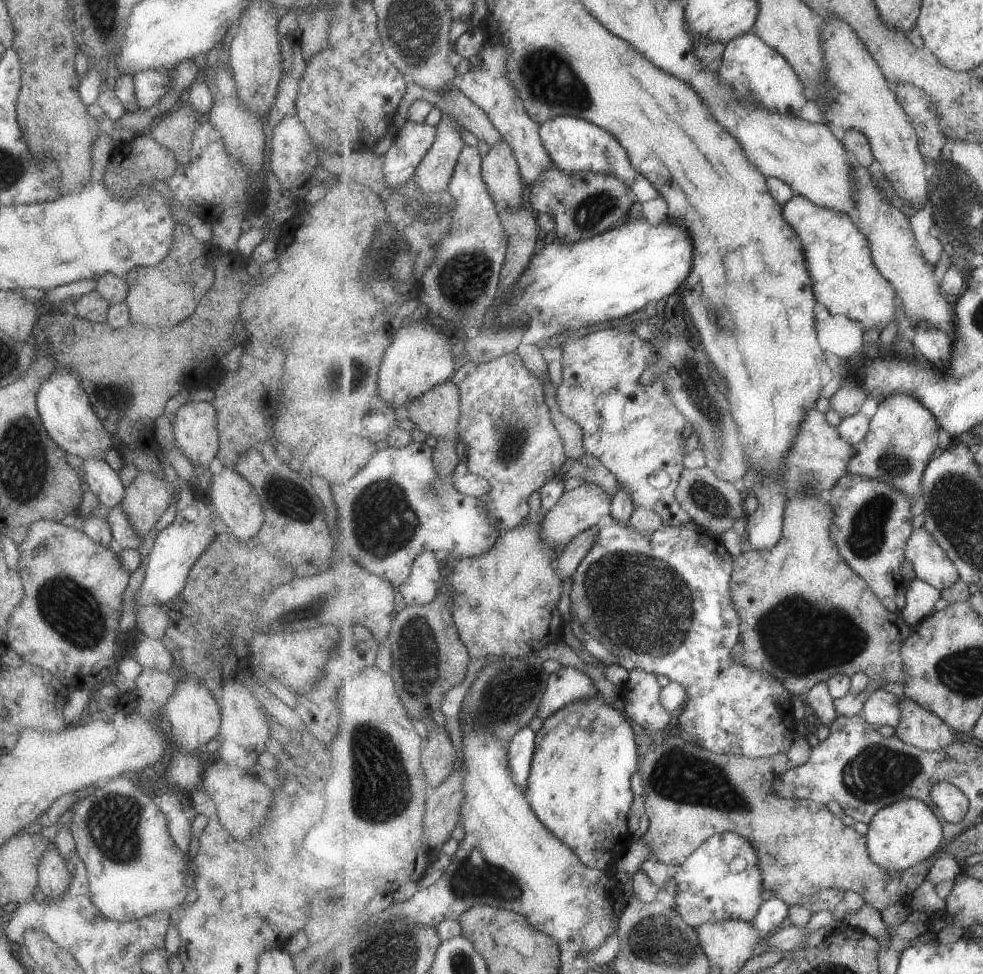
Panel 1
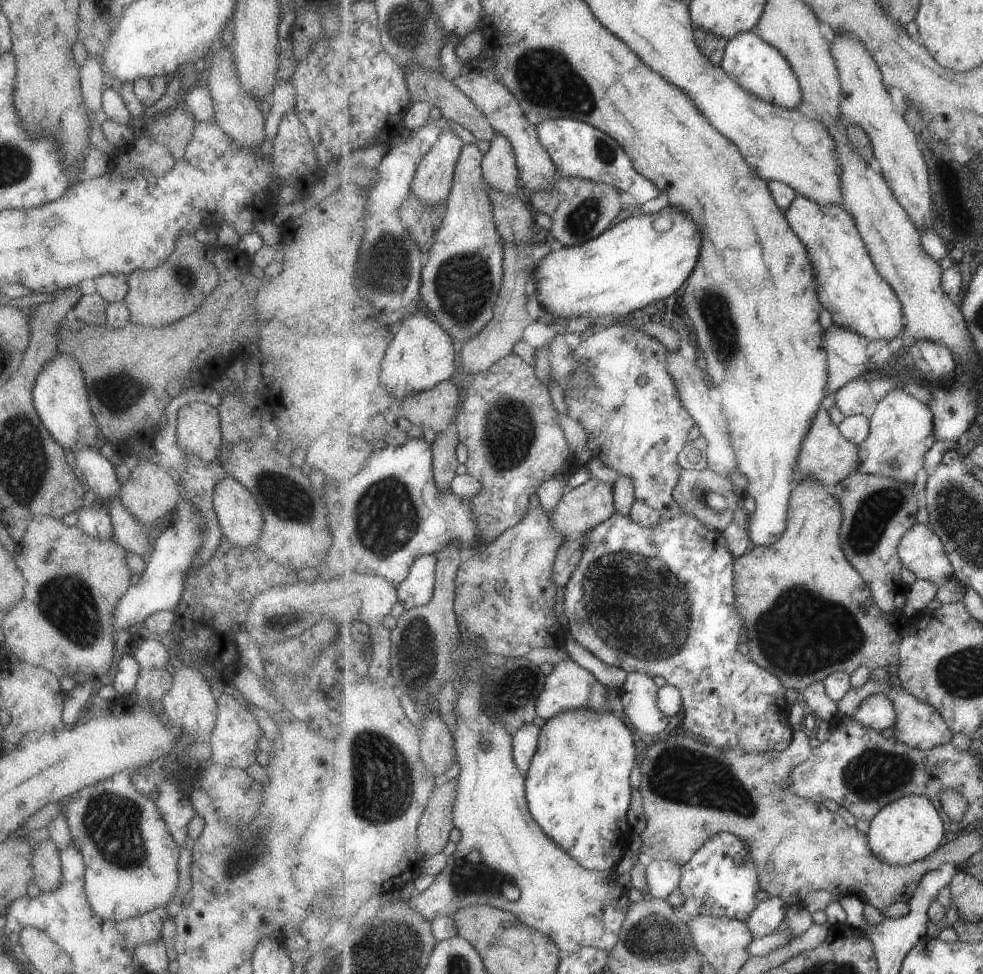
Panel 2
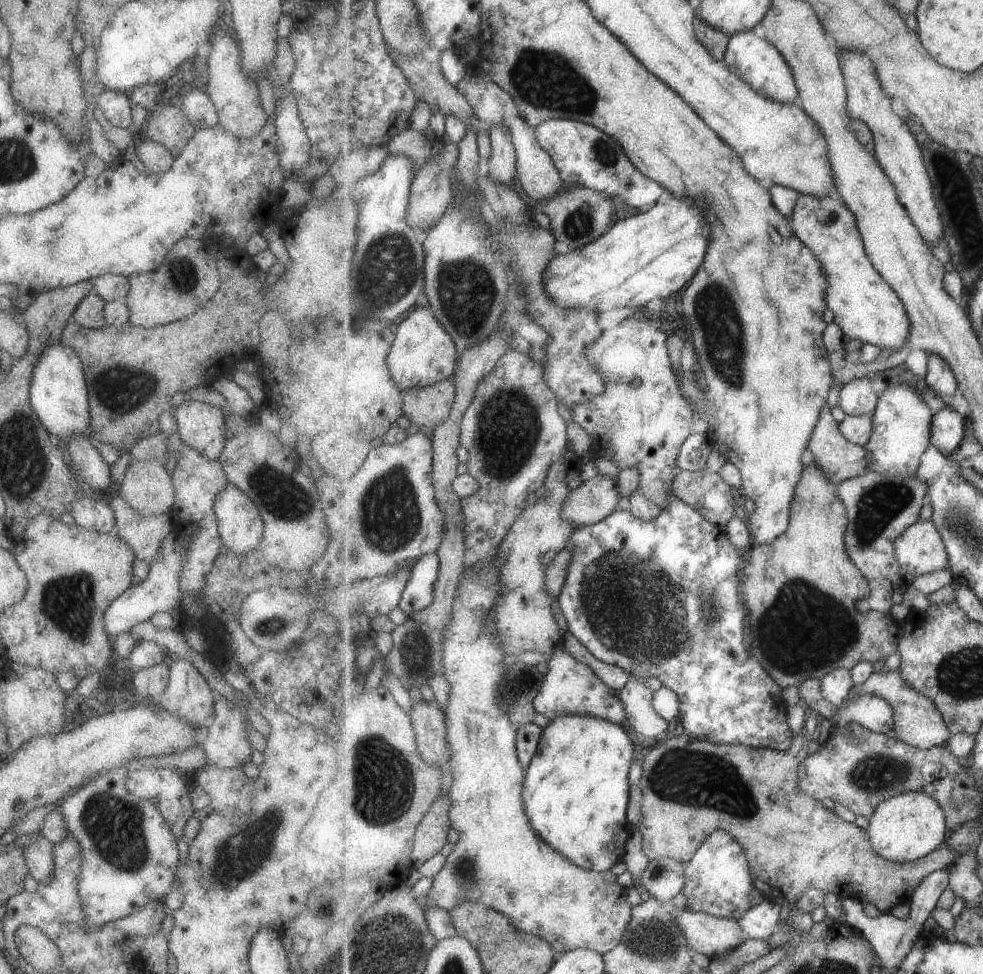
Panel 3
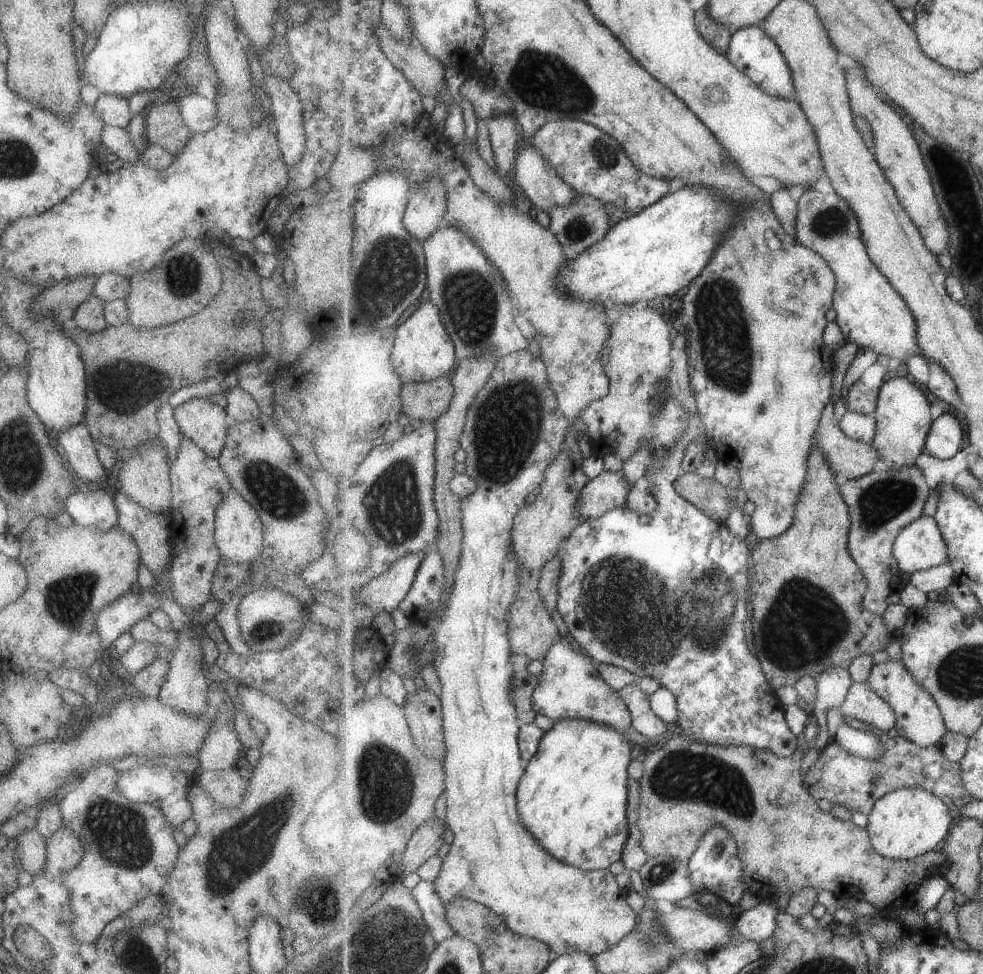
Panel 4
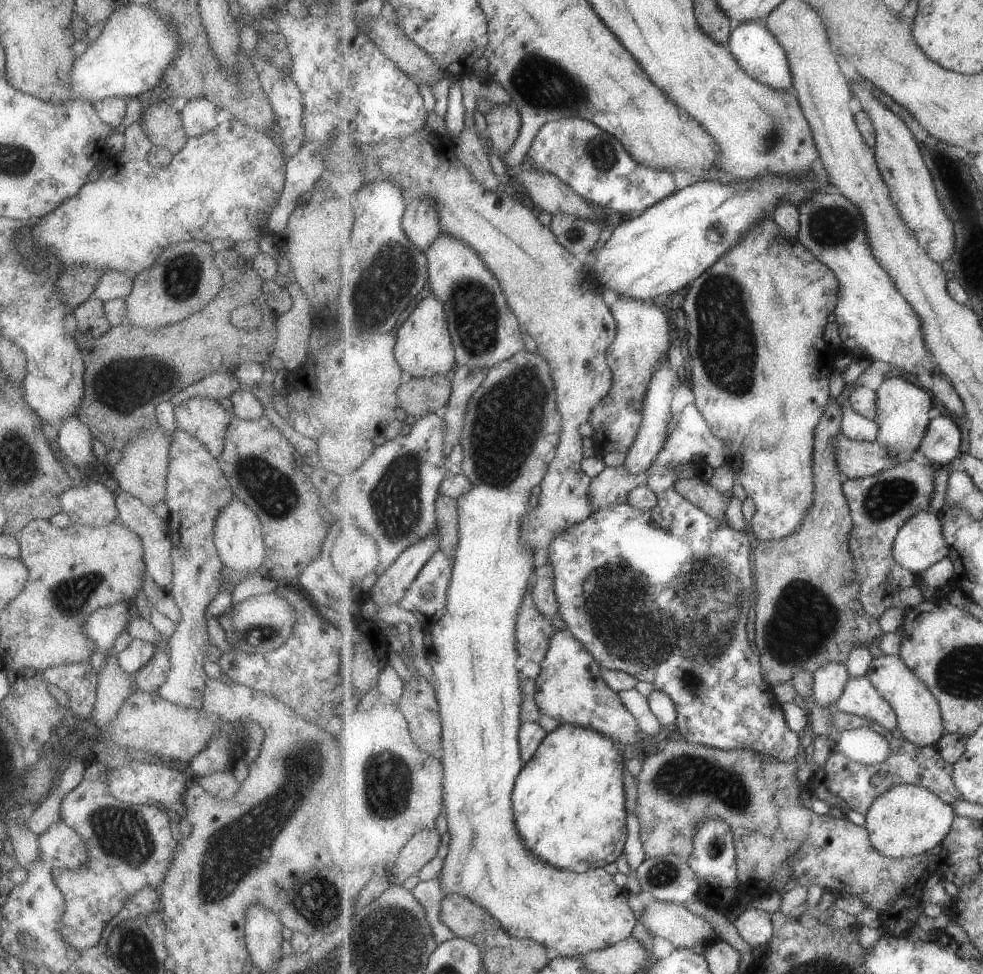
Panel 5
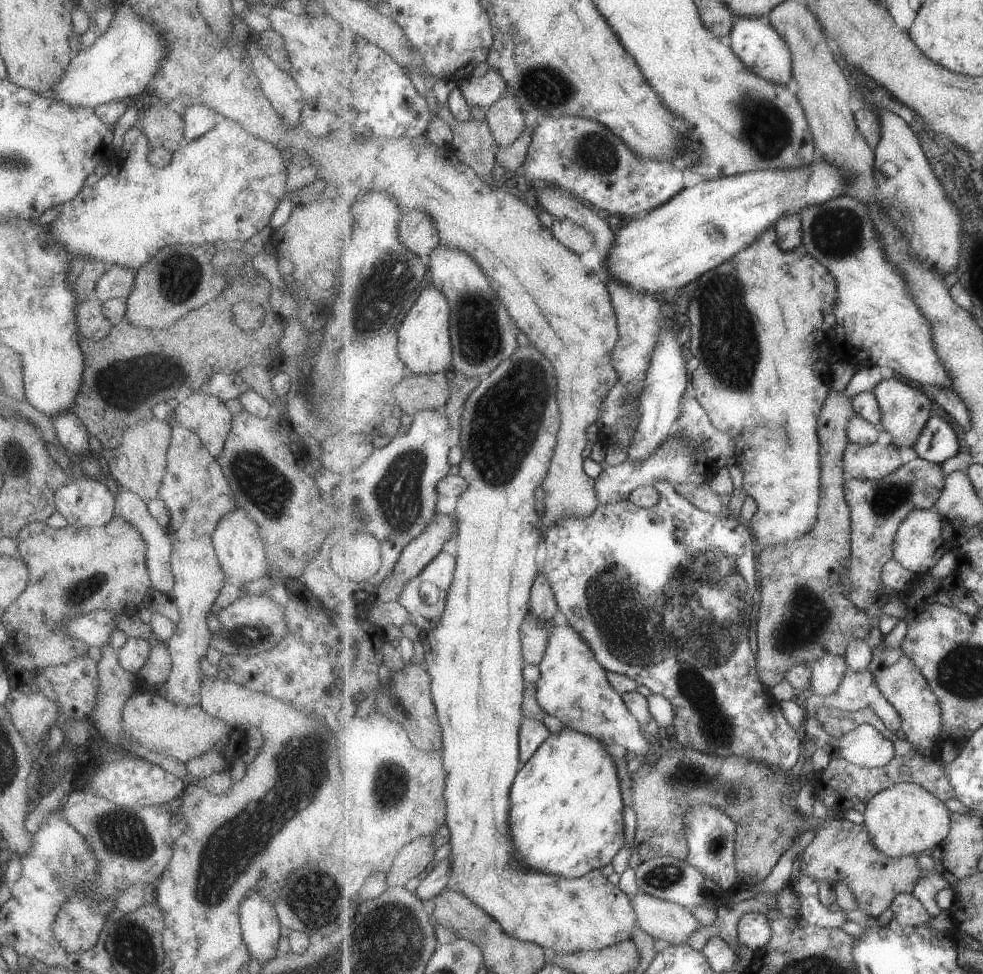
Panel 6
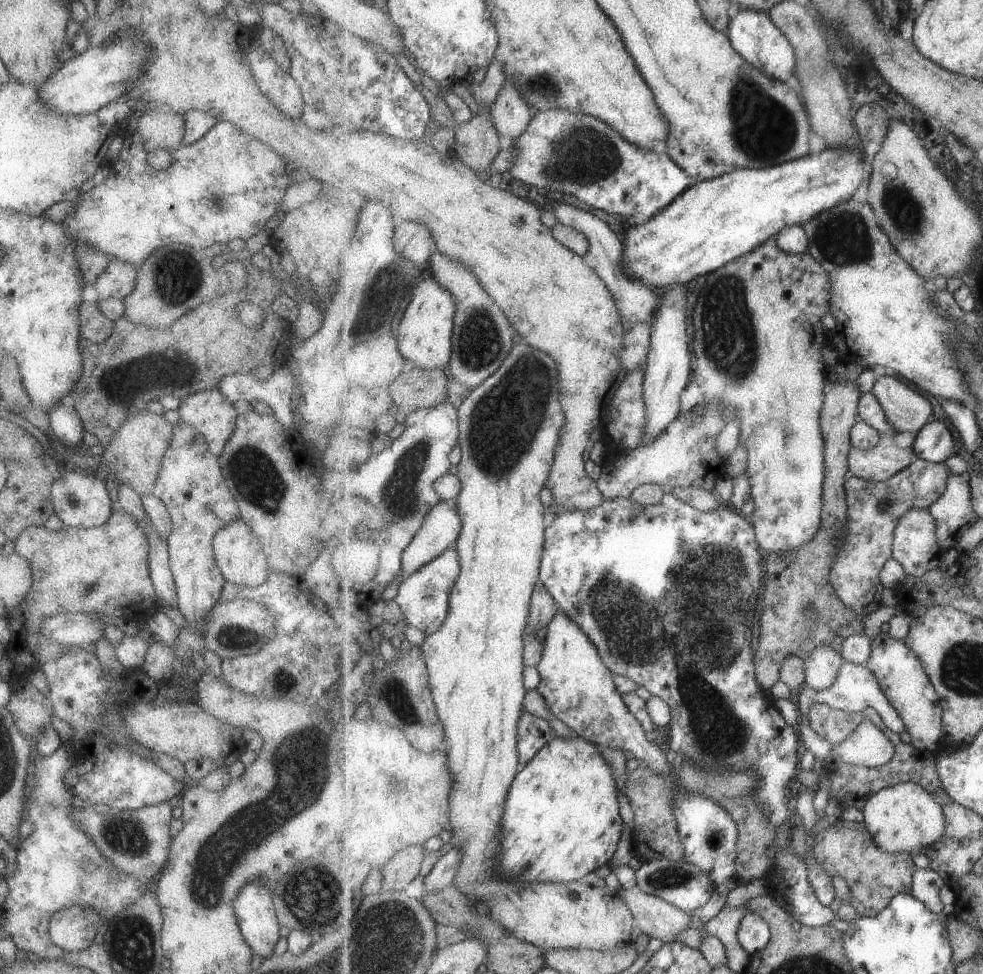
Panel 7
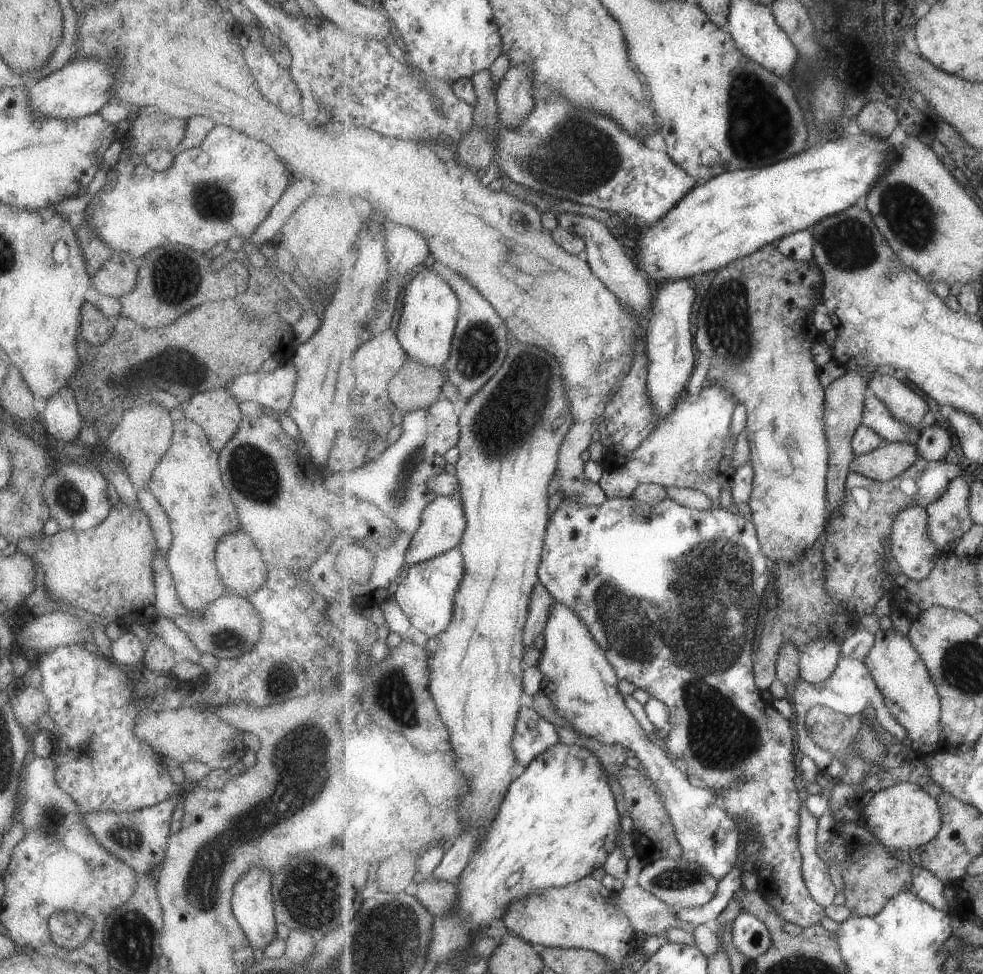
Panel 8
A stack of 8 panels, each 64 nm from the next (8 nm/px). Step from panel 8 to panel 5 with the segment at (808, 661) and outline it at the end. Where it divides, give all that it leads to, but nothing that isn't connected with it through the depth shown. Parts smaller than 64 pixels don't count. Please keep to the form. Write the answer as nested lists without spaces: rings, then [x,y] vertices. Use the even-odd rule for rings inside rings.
[[[827,662],[821,666],[813,676],[813,696],[816,704],[821,704],[822,708],[829,708],[833,702],[837,702],[845,686],[849,682],[850,672],[844,662]]]

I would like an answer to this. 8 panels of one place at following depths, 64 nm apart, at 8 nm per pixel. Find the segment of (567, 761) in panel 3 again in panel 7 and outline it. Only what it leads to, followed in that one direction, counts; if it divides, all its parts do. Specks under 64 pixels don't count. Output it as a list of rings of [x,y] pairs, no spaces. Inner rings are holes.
[[[581,736],[555,738],[543,746],[513,781],[505,806],[499,850],[495,856],[495,874],[513,882],[515,887],[535,882],[573,882],[585,878],[593,870],[611,862],[623,832],[624,818],[620,811],[620,790],[609,762],[598,745]]]

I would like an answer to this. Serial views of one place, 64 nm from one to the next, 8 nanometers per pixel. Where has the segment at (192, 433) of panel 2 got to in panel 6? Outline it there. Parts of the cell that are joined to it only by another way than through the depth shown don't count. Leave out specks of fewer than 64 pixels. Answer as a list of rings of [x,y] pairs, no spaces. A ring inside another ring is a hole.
[[[186,392],[174,408],[176,424],[195,432],[205,450],[217,458],[231,428],[232,414],[216,396]]]

